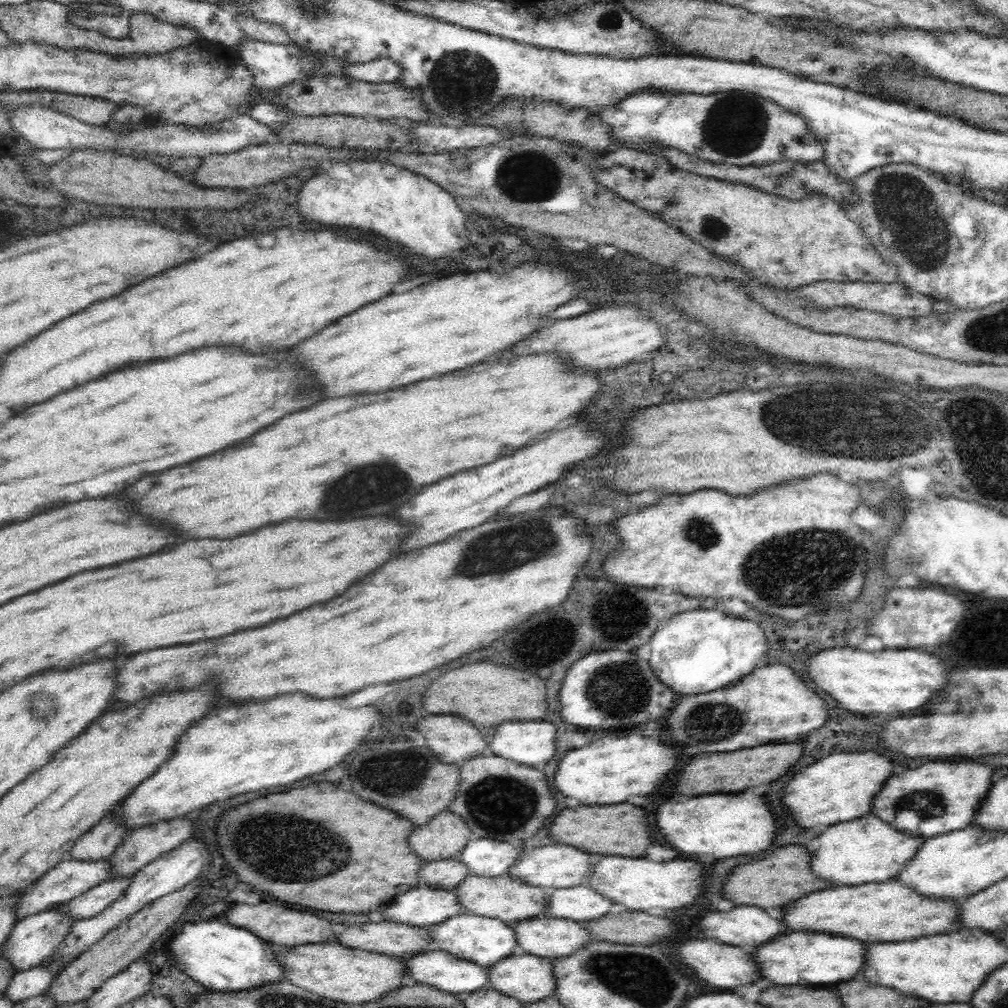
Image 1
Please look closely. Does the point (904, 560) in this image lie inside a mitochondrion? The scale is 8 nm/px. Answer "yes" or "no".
yes

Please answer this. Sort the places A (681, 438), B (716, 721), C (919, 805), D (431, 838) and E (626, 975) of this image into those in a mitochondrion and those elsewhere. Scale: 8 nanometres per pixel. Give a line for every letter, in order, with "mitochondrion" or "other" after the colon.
A: other
B: mitochondrion
C: mitochondrion
D: other
E: mitochondrion

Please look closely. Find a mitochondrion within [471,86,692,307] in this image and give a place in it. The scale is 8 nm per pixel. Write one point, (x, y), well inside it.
(528, 176)

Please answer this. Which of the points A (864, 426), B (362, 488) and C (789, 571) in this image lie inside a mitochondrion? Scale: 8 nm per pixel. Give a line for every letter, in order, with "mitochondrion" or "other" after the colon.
A: mitochondrion
B: mitochondrion
C: mitochondrion

